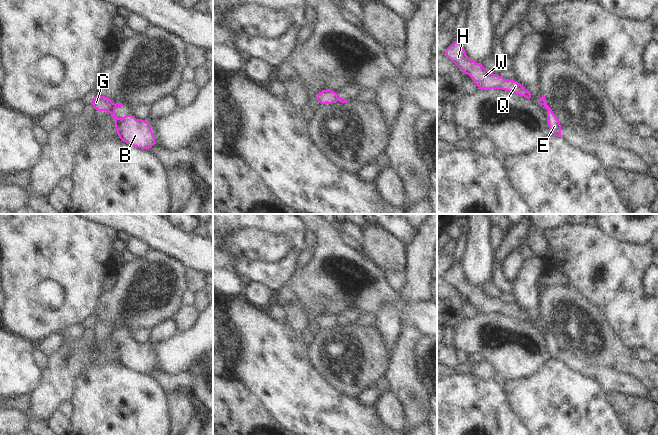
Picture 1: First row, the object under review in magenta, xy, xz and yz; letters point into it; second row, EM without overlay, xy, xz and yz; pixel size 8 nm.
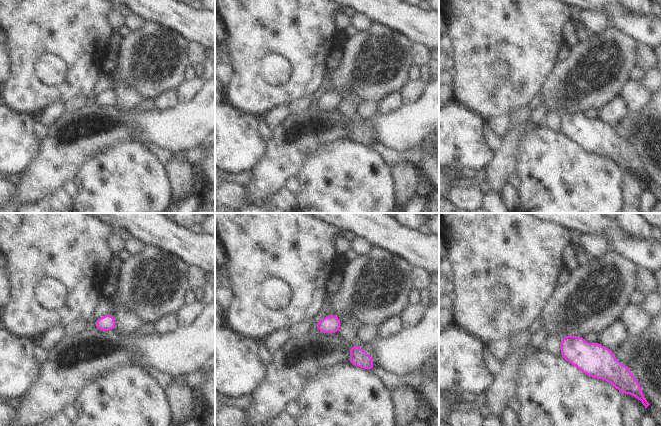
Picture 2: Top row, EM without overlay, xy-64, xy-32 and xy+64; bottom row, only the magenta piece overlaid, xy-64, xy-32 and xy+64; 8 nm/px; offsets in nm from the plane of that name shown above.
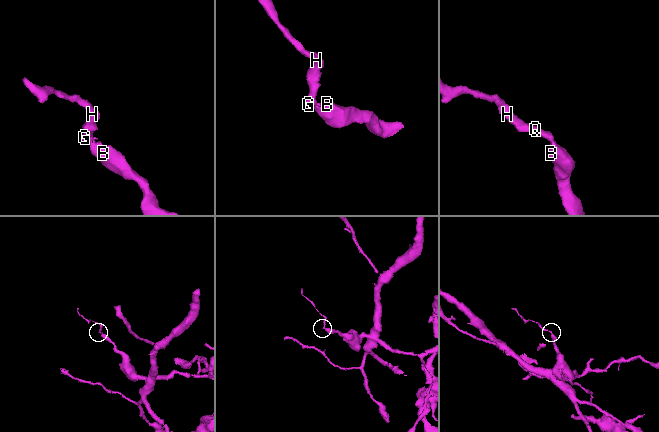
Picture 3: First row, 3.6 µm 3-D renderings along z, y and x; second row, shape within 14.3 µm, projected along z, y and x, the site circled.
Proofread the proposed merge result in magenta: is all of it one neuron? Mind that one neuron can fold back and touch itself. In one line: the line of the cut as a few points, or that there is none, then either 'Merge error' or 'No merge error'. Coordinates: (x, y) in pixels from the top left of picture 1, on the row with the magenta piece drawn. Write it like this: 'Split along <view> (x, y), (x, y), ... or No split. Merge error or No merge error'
Split along xy (113, 105), (109, 112). Merge error.

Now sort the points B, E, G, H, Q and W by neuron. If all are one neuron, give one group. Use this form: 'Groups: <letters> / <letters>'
Groups: B E / G H Q W.

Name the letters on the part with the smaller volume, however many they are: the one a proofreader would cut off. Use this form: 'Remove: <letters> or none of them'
Remove: G, H, Q, W

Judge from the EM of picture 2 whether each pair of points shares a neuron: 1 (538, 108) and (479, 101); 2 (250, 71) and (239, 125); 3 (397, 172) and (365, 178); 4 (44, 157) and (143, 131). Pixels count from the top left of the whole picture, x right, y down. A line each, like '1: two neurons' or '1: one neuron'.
1: two neurons
2: two neurons
3: two neurons
4: one neuron

